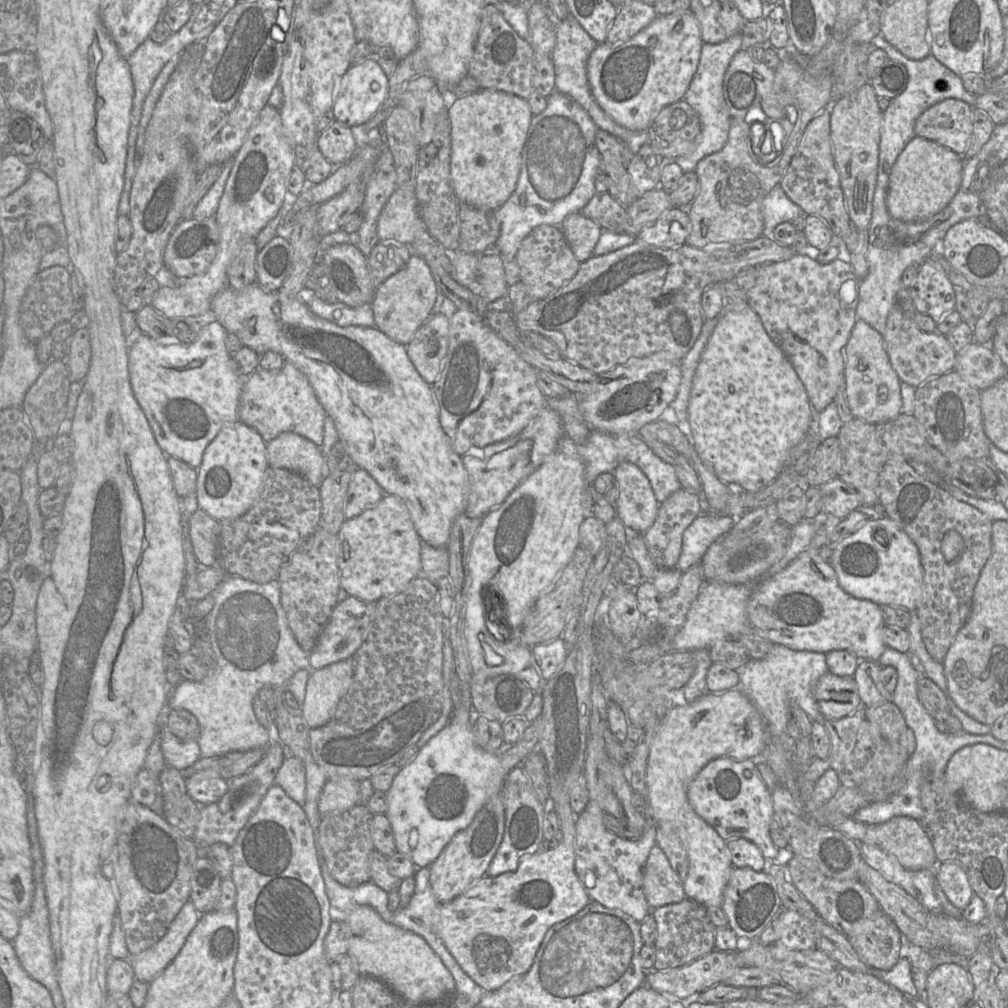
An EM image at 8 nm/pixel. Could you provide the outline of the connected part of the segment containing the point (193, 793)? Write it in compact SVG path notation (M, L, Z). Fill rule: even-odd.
M212 771L195 772L186 778L187 794L199 805L212 804L227 792L229 781Z

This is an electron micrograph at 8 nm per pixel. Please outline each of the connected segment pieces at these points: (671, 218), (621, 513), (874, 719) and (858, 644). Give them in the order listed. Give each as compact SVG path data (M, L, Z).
M672 207L664 212L655 222L644 227L636 239L657 248L676 248L686 243L692 229L687 209Z
M627 461L611 473L618 488L616 516L630 533L643 534L656 519L659 507L648 478Z
M892 701L864 709L870 724L876 724L888 742L899 742L900 735L909 729L901 711Z
M809 547L791 561L784 570L771 576L761 577L750 594L747 613L751 626L773 645L780 644L796 651L828 653L845 650L859 661L877 662L887 646L882 637L885 623L882 607L872 601L855 598L839 585L837 575L829 562L823 560L818 549Z

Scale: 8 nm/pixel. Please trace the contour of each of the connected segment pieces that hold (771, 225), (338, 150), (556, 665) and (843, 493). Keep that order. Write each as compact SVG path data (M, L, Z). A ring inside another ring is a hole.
M776 185L763 199L761 212L764 220L762 236L772 239L777 225L790 222L804 214L803 210L789 199L780 185Z
M336 120L318 134L315 145L334 167L347 163L358 148L352 129Z
M561 638L531 647L532 657L543 680L548 681L562 668L568 647Z
M840 478L821 484L822 514L844 519L850 512L861 507L859 493Z

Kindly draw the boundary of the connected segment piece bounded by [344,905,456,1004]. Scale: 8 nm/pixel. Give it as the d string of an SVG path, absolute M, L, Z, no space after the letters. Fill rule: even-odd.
M359 906L344 914L350 929L347 954L357 963L361 975L372 976L413 1004L432 1003L456 991L449 970L419 935L384 921L369 906Z

